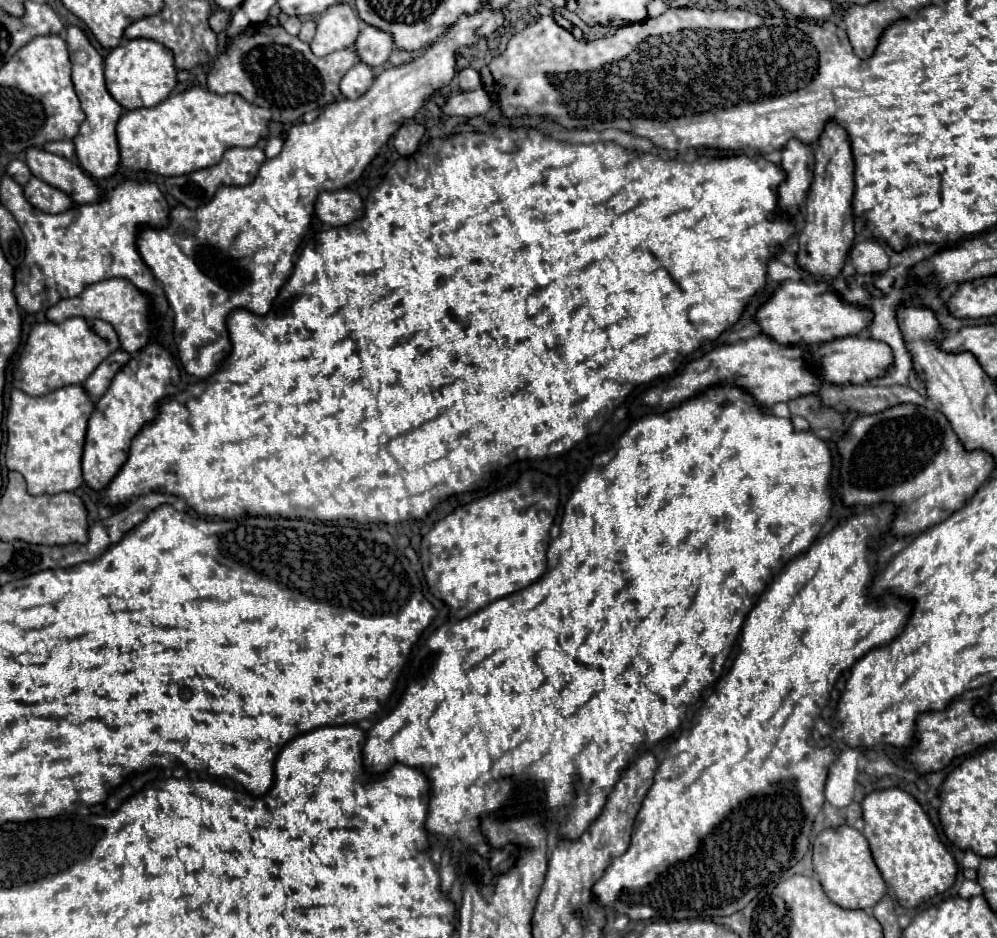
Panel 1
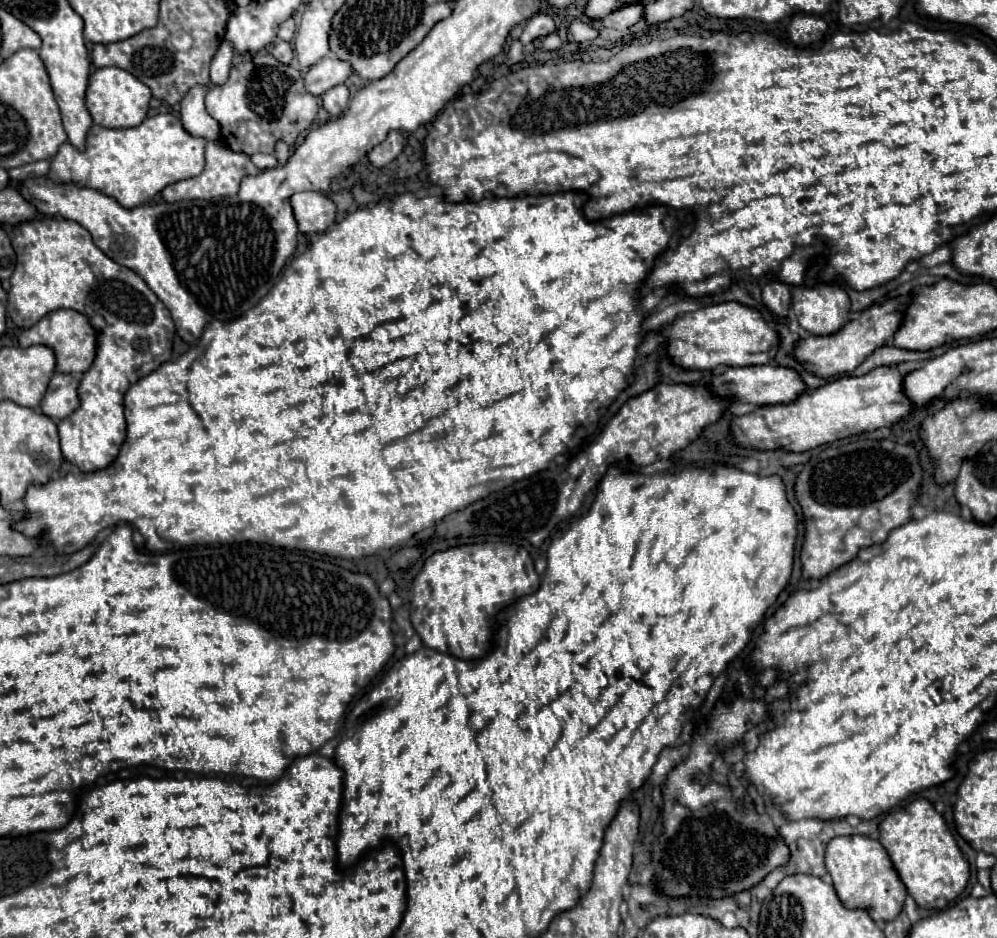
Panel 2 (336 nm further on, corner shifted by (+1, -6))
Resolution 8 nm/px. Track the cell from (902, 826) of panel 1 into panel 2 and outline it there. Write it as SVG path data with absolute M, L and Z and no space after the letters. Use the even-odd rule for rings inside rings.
M925 798L913 800L907 808L887 814L879 824L879 842L887 850L893 868L907 888L907 894L919 908L941 910L965 890L969 864L961 856L943 816L937 814L933 804Z

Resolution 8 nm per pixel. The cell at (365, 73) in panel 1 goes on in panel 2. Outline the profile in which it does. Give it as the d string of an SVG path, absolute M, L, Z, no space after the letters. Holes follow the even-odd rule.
M339 84L331 90L327 90L323 96L321 96L321 104L323 108L331 114L331 116L339 116L343 114L343 110L347 108L349 104L349 88L345 84Z

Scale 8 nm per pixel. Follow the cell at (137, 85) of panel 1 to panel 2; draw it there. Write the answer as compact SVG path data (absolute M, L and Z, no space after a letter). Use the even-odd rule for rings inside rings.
M109 66L109 68L99 68L91 74L85 102L95 124L107 128L133 128L147 118L151 96L153 96L151 88L147 84L143 84L123 68Z

